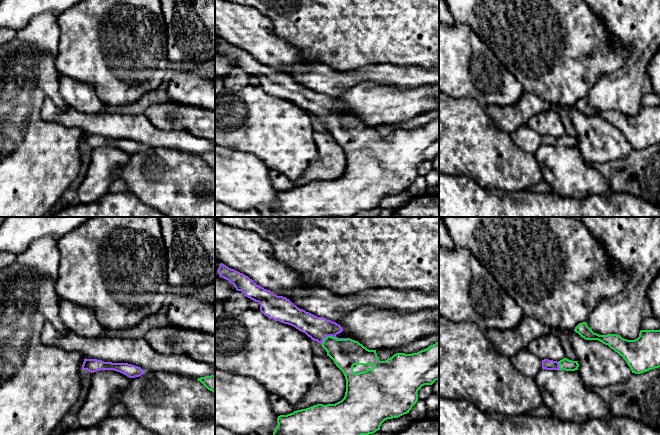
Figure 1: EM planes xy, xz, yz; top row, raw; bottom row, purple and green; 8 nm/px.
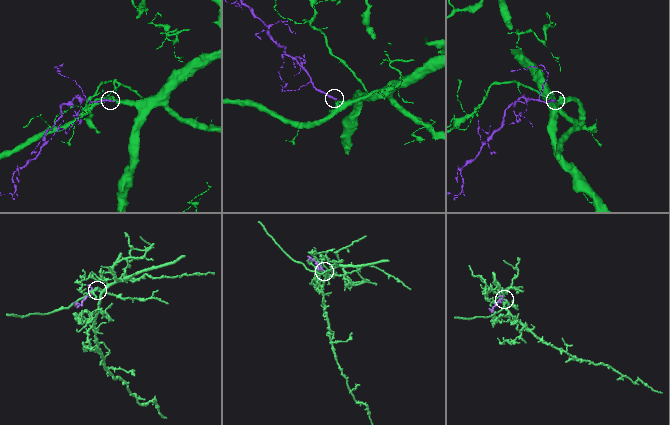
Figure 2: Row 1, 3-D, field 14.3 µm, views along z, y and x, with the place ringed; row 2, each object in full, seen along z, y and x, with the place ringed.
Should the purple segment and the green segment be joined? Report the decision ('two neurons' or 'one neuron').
one neuron

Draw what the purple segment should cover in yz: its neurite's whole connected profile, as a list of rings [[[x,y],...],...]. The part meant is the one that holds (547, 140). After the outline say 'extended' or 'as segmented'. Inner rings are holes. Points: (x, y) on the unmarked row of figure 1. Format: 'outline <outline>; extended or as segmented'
outline [[[564,134],[558,138],[548,135],[542,136],[542,145],[546,146],[575,147],[578,146],[578,143],[578,137],[572,137],[567,134]]]; extended

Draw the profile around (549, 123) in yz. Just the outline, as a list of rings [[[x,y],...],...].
[[[553,109],[532,117],[527,125],[541,136],[548,135],[558,138],[565,134],[561,117]]]

